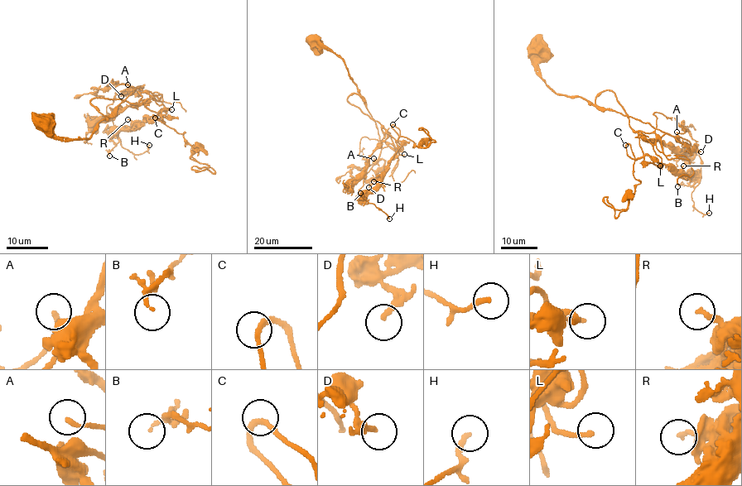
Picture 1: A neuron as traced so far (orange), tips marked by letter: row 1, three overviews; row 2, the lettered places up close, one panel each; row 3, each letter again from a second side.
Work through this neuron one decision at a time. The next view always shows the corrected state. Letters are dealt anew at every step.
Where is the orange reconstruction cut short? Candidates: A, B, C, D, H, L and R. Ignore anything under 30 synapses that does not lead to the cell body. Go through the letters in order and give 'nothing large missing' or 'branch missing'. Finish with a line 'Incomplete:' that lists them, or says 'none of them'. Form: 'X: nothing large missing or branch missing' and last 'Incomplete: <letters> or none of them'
A: nothing large missing
B: nothing large missing
C: nothing large missing
D: nothing large missing
H: branch missing
L: branch missing
R: nothing large missing
Incomplete: H, L

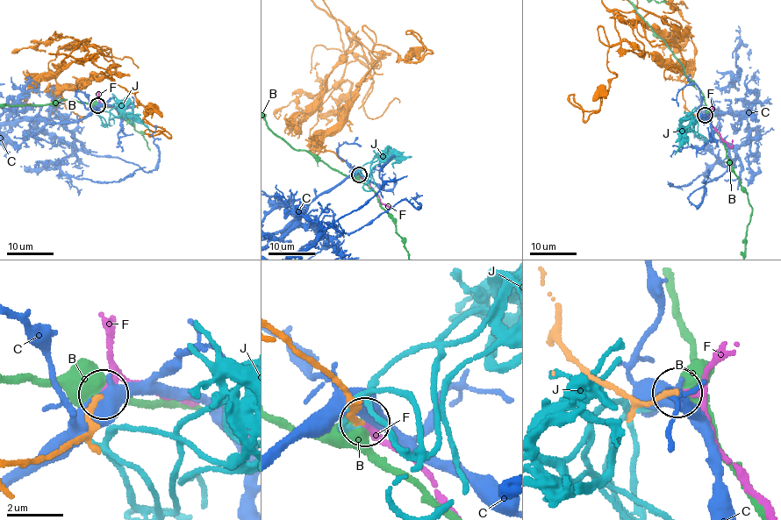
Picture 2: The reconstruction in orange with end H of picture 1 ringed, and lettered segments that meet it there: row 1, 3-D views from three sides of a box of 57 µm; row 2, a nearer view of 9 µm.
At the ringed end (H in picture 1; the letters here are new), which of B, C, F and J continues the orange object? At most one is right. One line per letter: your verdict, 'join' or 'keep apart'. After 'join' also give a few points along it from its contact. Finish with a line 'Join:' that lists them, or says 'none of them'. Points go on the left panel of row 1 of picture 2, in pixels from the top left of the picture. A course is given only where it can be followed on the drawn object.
B: keep apart
C: keep apart
F: join
J: keep apart
Join: F

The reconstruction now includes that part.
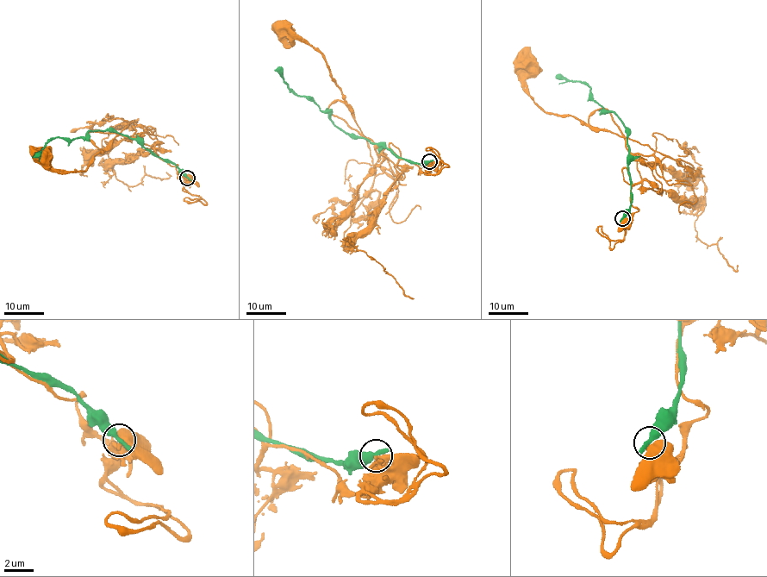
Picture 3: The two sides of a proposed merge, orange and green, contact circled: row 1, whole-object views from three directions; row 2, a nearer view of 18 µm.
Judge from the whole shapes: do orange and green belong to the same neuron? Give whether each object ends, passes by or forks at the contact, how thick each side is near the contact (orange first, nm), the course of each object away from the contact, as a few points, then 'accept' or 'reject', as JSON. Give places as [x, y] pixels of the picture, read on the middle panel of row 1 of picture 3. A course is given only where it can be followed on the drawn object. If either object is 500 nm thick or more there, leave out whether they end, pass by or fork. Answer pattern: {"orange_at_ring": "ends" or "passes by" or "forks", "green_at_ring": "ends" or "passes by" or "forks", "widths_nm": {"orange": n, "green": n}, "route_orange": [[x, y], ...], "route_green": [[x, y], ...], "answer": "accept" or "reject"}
{"widths_nm": {"orange": 650, "green": 480}, "route_orange": [[429, 162], [418, 174], [414, 164], [395, 164], [382, 153], [361, 134], [326, 59], [283, 29]], "route_green": [[429, 161], [408, 161], [377, 143], [346, 134], [313, 100], [299, 96], [289, 88], [277, 66]], "answer": "reject"}

